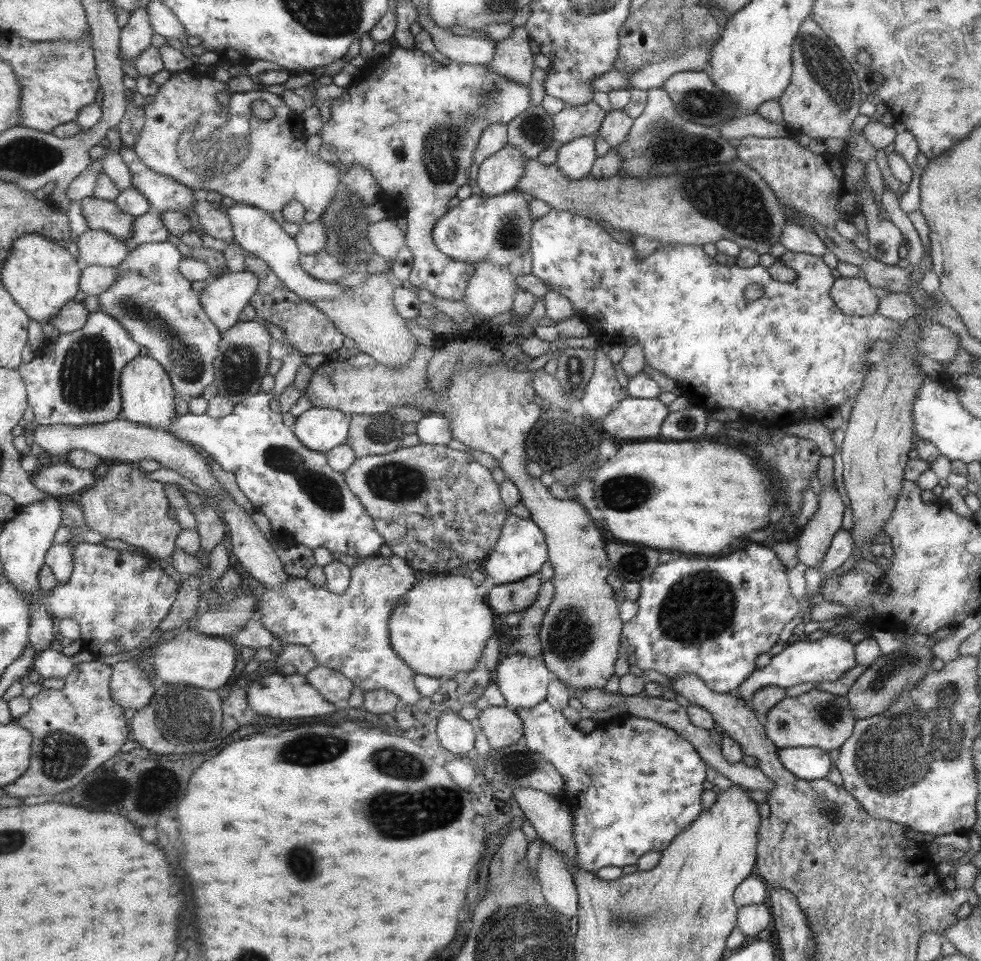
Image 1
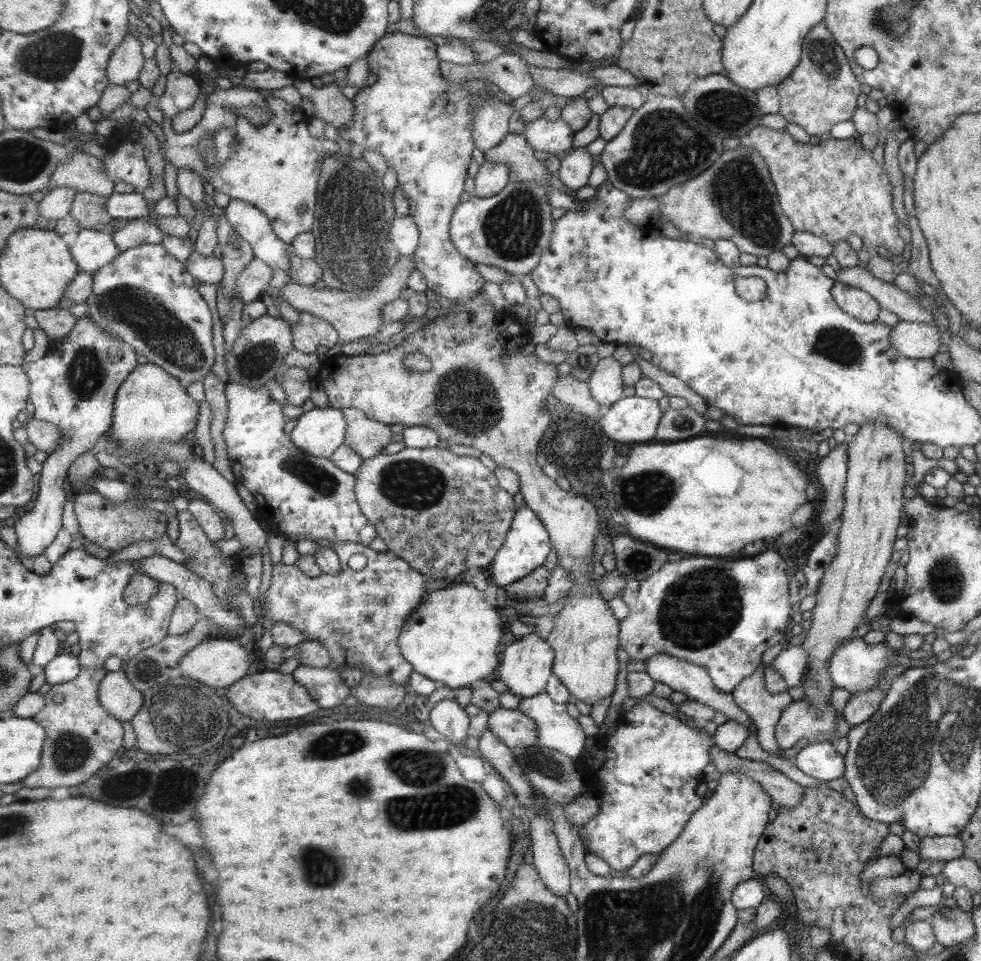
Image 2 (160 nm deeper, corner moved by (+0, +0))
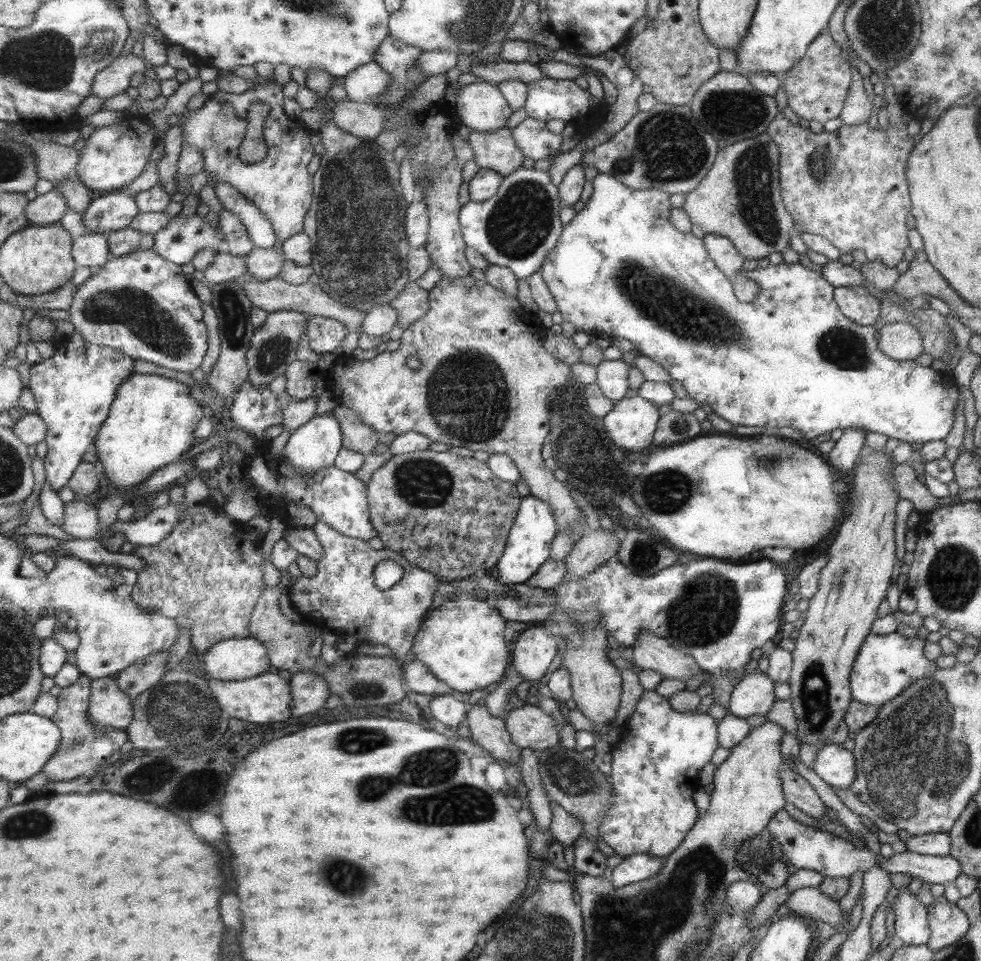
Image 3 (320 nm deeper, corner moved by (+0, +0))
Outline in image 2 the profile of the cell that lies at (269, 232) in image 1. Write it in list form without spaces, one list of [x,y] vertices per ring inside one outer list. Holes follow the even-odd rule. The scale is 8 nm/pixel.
[[[229,199],[224,216],[234,231],[252,248],[255,258],[268,264],[273,271],[284,270],[288,274],[288,257],[285,242],[281,242],[269,225],[267,218],[248,203]]]

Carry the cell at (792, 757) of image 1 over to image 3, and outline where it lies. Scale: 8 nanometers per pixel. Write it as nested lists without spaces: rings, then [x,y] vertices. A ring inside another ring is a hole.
[[[829,742],[816,753],[813,763],[815,774],[832,788],[849,789],[856,778],[856,759],[841,744]]]

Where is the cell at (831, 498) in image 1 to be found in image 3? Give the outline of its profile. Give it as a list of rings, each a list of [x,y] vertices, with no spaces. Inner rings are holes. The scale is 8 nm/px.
[[[863,428],[843,429],[832,449],[825,454],[826,461],[838,472],[854,468],[860,453],[865,449]]]

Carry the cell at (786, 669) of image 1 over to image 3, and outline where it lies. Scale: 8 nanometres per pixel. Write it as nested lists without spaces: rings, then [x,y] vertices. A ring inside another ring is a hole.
[[[896,632],[877,635],[870,633],[864,638],[864,644],[857,653],[851,672],[852,700],[871,706],[881,707],[902,694],[915,680],[926,674],[933,674],[938,668],[935,661],[923,655],[925,638],[906,638]]]

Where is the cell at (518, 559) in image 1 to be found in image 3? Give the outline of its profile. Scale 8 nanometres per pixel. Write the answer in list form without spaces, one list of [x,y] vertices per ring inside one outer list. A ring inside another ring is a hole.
[[[527,495],[521,499],[515,524],[508,534],[507,545],[500,561],[497,562],[497,582],[505,585],[517,585],[529,581],[533,574],[544,565],[549,556],[549,546],[555,536],[555,514],[548,503]]]

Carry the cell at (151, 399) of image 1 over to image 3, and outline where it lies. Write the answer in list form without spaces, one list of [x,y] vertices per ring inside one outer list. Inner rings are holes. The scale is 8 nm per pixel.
[[[160,371],[156,373],[133,373],[123,385],[120,386],[118,390],[118,395],[116,401],[112,404],[112,411],[110,412],[109,418],[105,420],[104,424],[101,425],[100,432],[97,433],[96,436],[96,454],[98,455],[98,460],[102,463],[104,474],[106,474],[106,478],[108,482],[116,486],[117,491],[135,491],[138,487],[145,484],[147,480],[153,476],[153,473],[168,464],[173,464],[174,462],[183,460],[183,456],[185,456],[185,450],[189,450],[191,448],[191,444],[193,442],[193,430],[195,430],[195,426],[197,426],[197,422],[199,422],[199,418],[203,416],[203,410],[201,410],[201,406],[193,400],[193,398],[189,398],[187,394],[185,394],[185,384],[178,382],[177,380],[166,378],[165,375]]]

